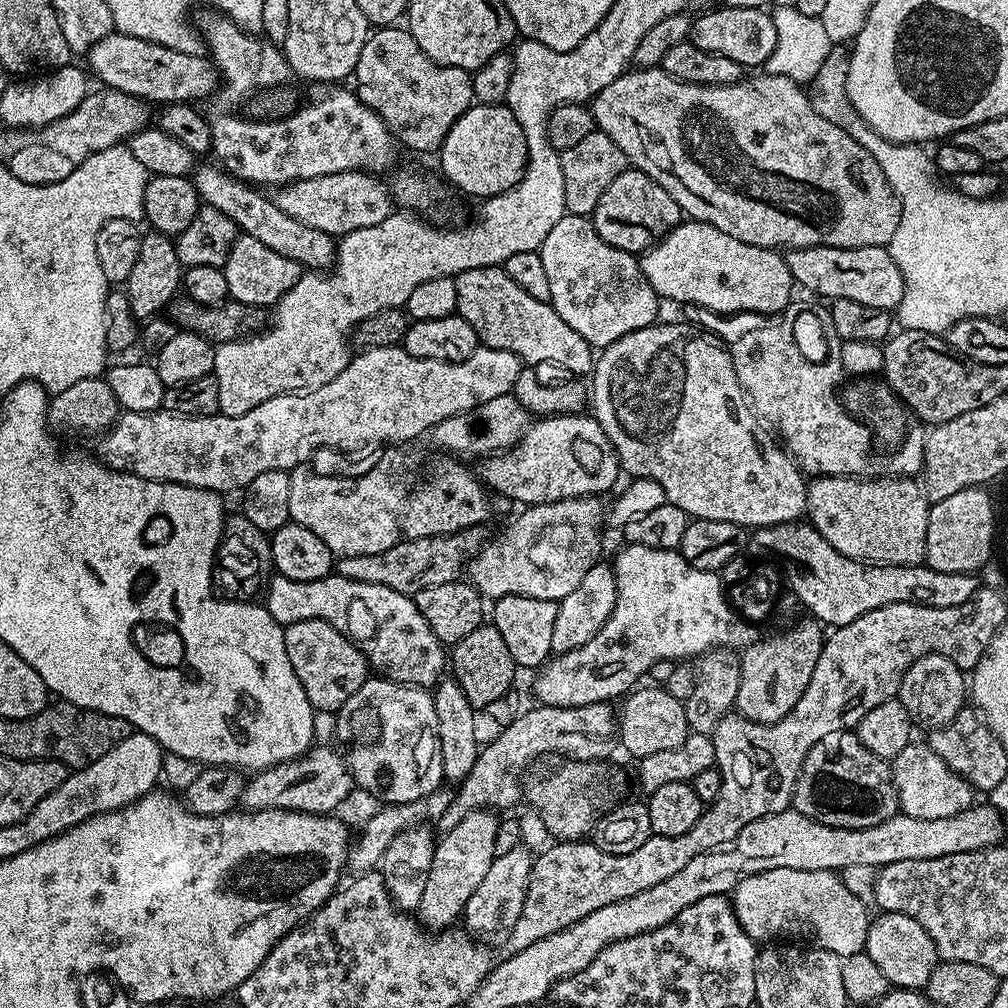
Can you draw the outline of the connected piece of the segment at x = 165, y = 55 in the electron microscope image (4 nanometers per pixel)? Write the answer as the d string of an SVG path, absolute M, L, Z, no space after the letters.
M115 30L87 52L86 60L87 71L91 75L93 72L103 87L136 96L153 105L156 103L156 106L192 104L206 99L208 95L209 99L220 83L220 74L207 55L170 50L161 44L146 42Z

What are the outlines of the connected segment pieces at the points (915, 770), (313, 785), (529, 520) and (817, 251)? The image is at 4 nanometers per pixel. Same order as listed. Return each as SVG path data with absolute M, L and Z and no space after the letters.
M927 743L908 744L906 750L902 750L902 754L891 761L891 766L900 799L900 812L905 816L923 820L950 818L954 814L962 814L962 810L971 808L974 803L972 785L954 774L954 770L950 770L950 766L946 766L946 762L942 762L942 758L938 758L938 754L934 754Z
M313 746L297 760L289 760L287 764L276 764L273 768L255 773L245 783L239 803L249 812L281 808L287 812L335 813L336 807L354 792L354 781L348 761L335 747L333 748Z
M583 496L573 500L559 500L550 504L533 504L520 510L520 513L504 528L501 536L487 541L478 555L472 557L466 565L466 576L480 595L495 602L503 596L521 596L522 598L546 598L559 602L566 598L582 582L586 570L601 559L600 527L606 524L606 504L598 496Z
M823 244L793 248L786 259L793 281L799 287L801 284L804 288L812 288L814 295L828 296L829 301L850 298L850 302L862 302L862 306L874 306L887 312L892 312L902 302L902 270L898 270L887 247L835 248Z

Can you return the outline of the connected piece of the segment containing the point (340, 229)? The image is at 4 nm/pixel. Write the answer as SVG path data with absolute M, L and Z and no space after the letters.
M339 172L338 174L326 174L322 178L310 178L299 180L293 184L277 187L274 192L276 204L290 218L298 218L306 226L312 226L314 230L322 230L333 238L342 238L354 230L366 230L366 226L378 226L382 218L386 218L394 210L394 201L387 183L380 181L381 177L366 172Z

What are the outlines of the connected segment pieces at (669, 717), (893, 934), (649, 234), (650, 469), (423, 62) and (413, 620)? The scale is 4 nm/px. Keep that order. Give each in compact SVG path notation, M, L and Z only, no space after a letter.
M645 686L637 687L629 691L623 697L624 705L618 708L618 744L622 749L625 748L633 758L659 754L662 750L674 750L674 746L682 746L686 738L690 735L690 729L686 722L685 701L674 698L664 686Z
M880 912L877 917L868 925L864 951L874 958L874 963L882 969L882 974L886 974L892 988L927 989L930 974L934 974L938 963L930 934L926 934L926 930L906 914Z
M630 166L610 182L602 198L598 198L598 206L590 219L598 234L602 234L602 242L610 242L610 246L618 246L618 250L643 254L656 247L665 234L682 223L682 213L678 202L674 202L674 198L670 198L654 178Z
M663 322L651 324L642 330L634 330L622 338L618 338L618 342L610 342L610 346L599 349L598 355L595 357L590 377L590 412L602 426L608 441L612 443L616 457L620 460L621 469L627 475L629 472L629 477L641 476L658 482L658 486L662 486L666 490L668 503L678 506L678 510L682 510L693 520L734 522L741 524L746 530L769 528L775 524L791 524L799 521L805 515L808 507L808 484L805 473L783 447L775 448L764 437L764 432L760 429L761 421L758 419L757 413L750 407L750 401L744 395L744 388L734 374L731 351L725 345L723 348L722 345L715 344L712 341L715 339L707 331L689 324L663 324Z
M380 26L369 35L368 41L362 46L362 54L358 54L354 91L366 107L382 118L384 125L403 147L405 144L416 152L435 153L446 134L450 134L450 126L454 126L454 122L458 122L458 118L462 118L462 114L474 103L472 78L473 73L467 72L465 68L442 66L432 61L418 46L418 42L414 42L407 27Z
M276 574L268 581L266 607L274 622L287 626L294 622L321 620L334 626L334 630L358 646L368 659L369 669L376 671L377 668L381 677L396 684L412 684L428 690L439 684L445 675L446 645L436 637L434 630L430 630L413 597L390 590L390 586L354 582L339 574L314 582L294 582L294 578Z

